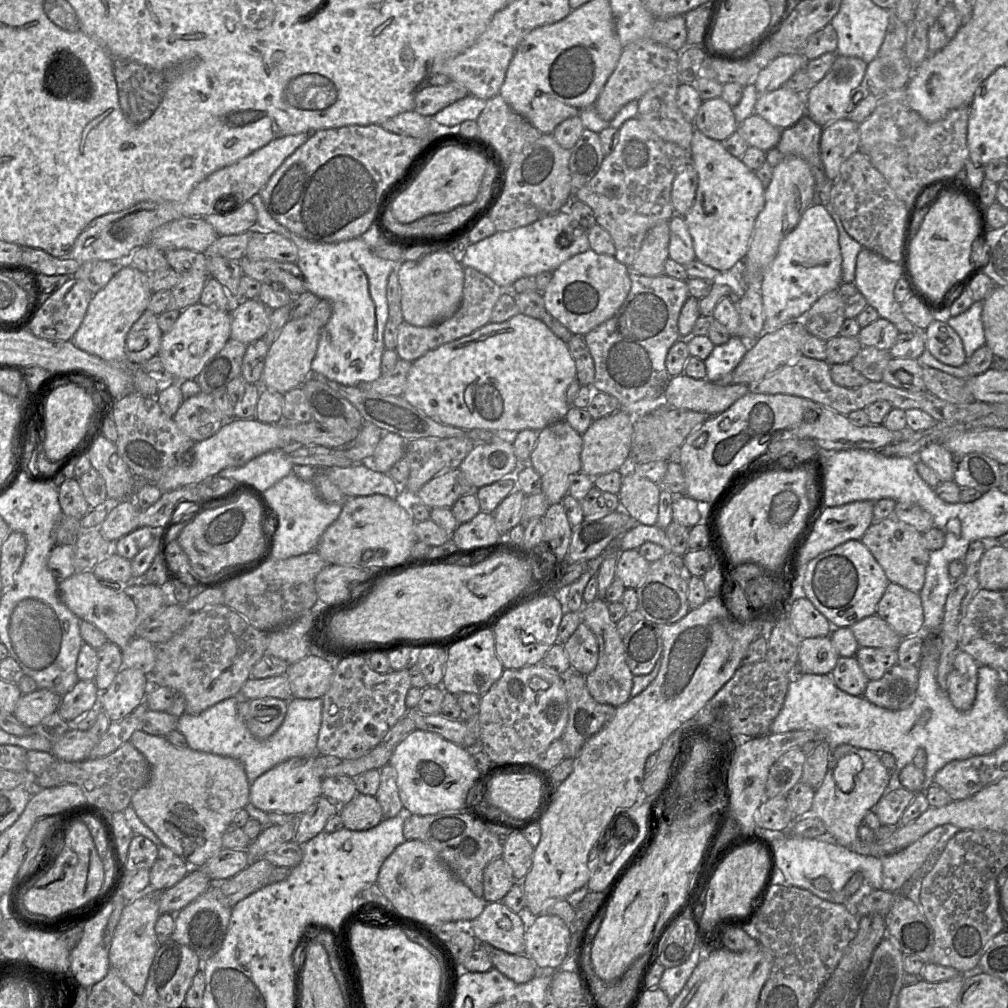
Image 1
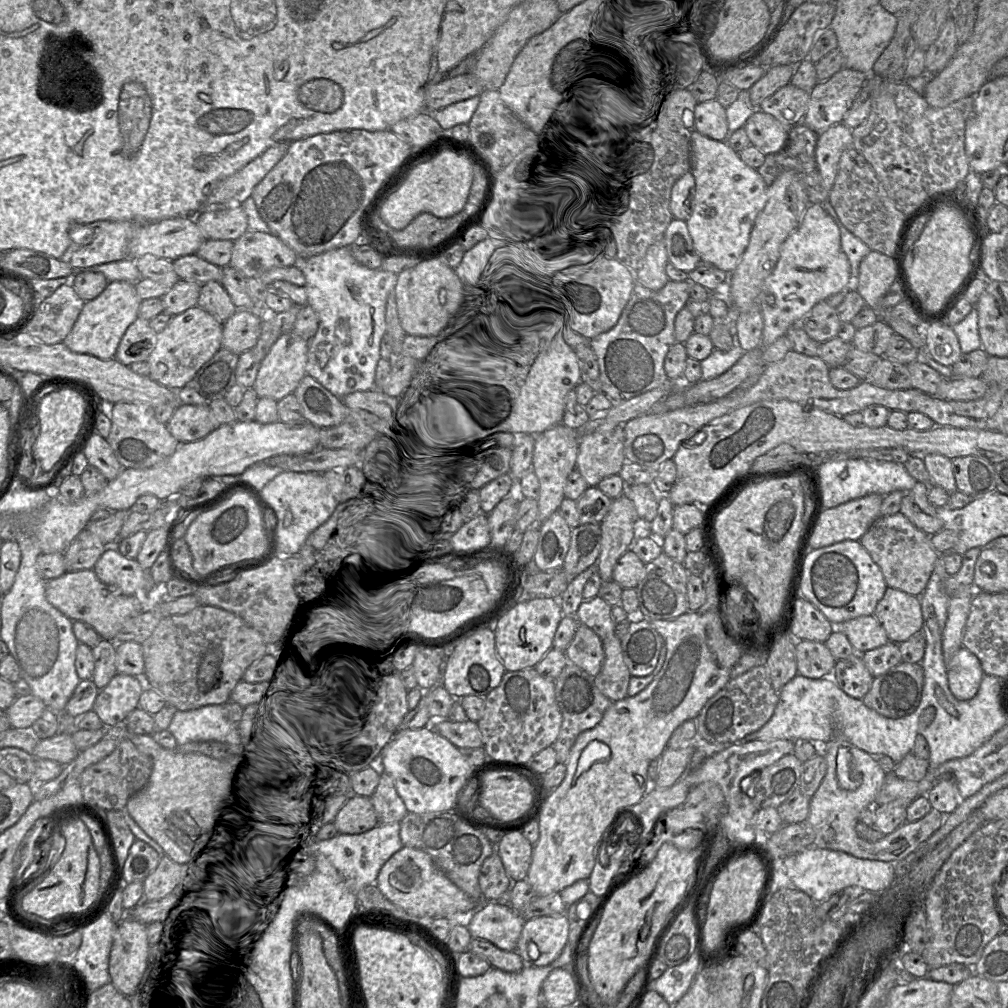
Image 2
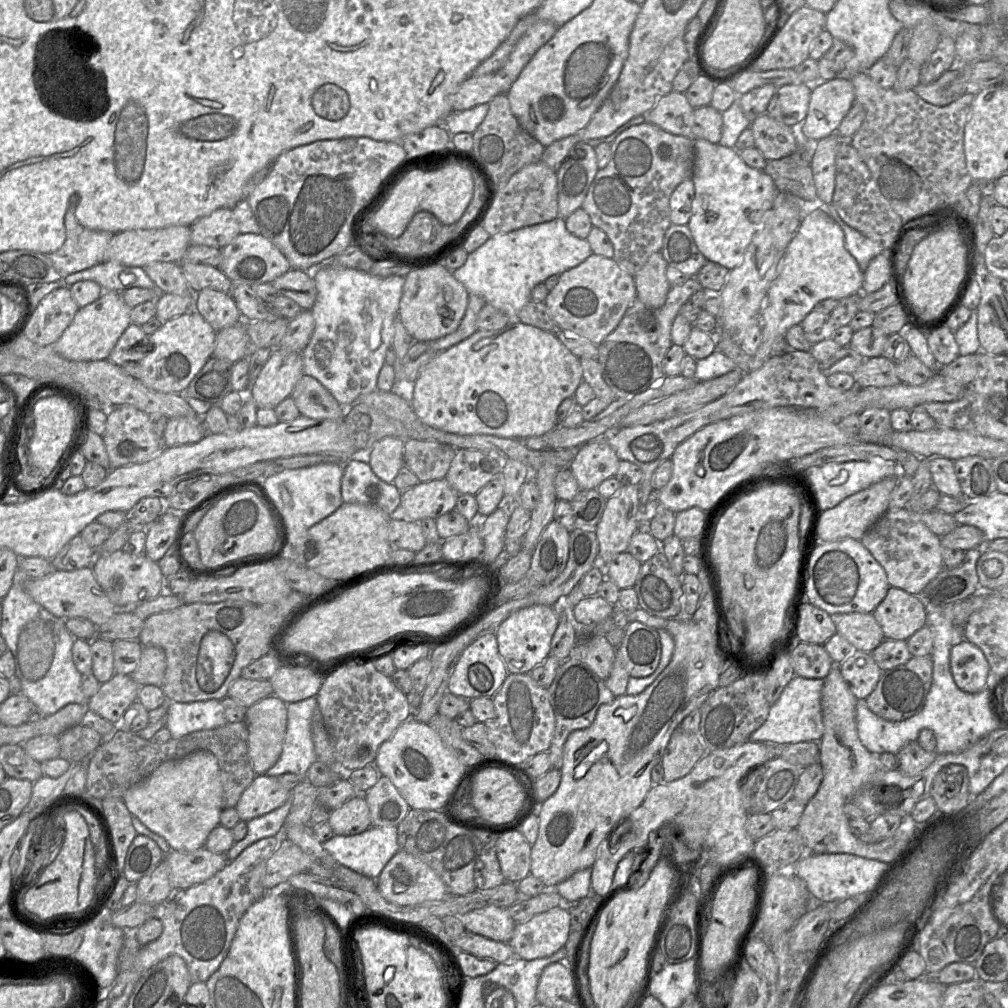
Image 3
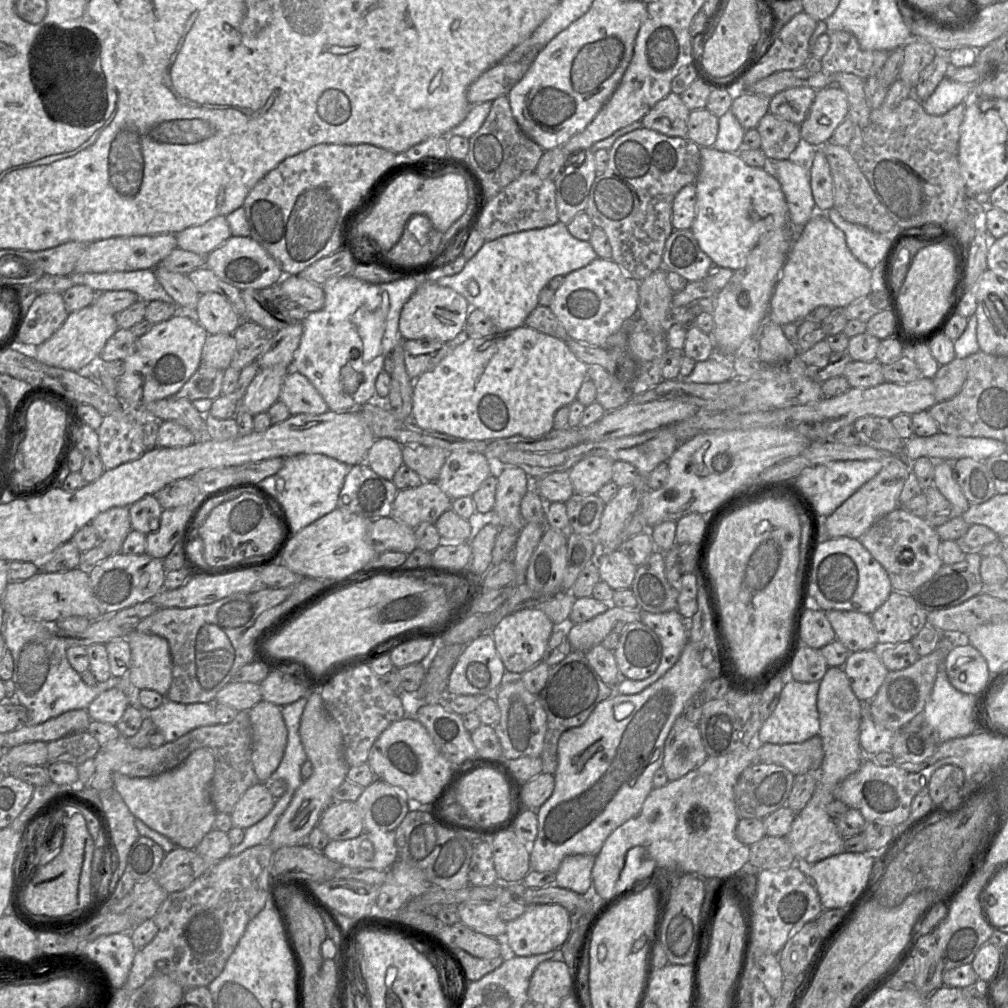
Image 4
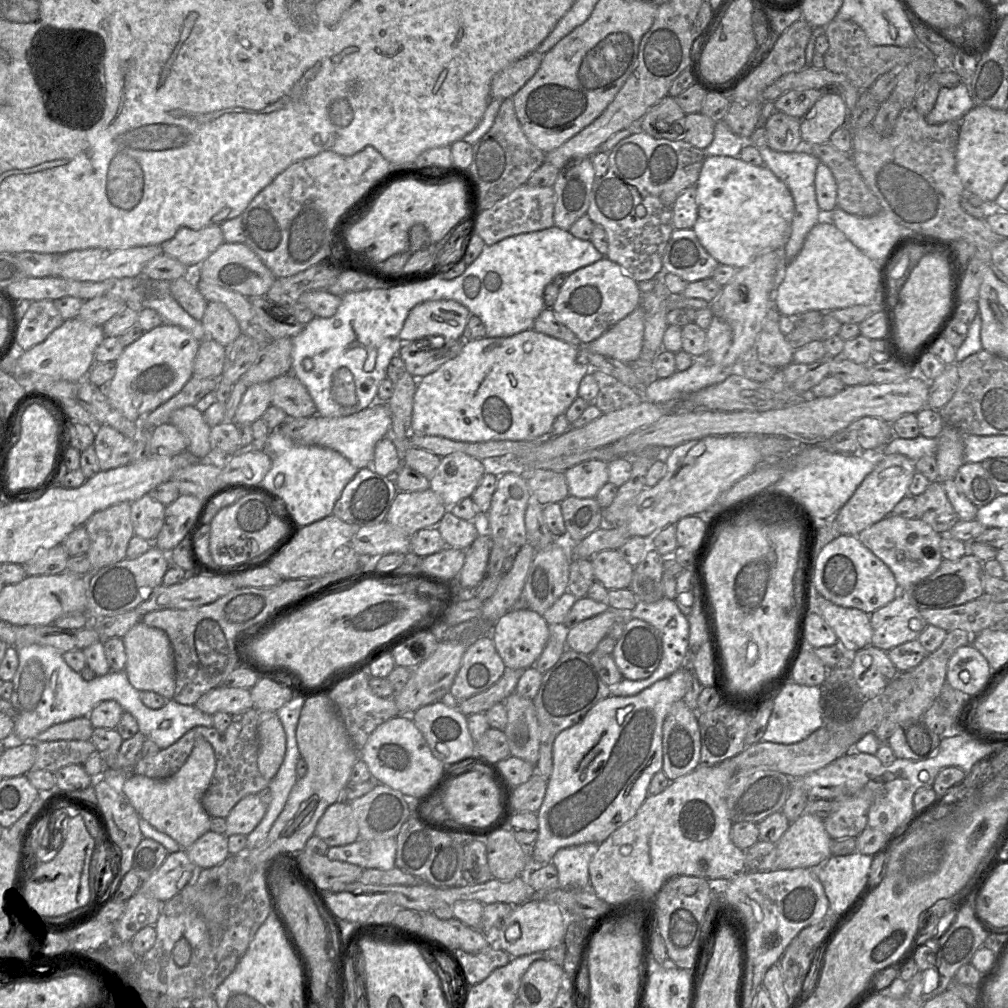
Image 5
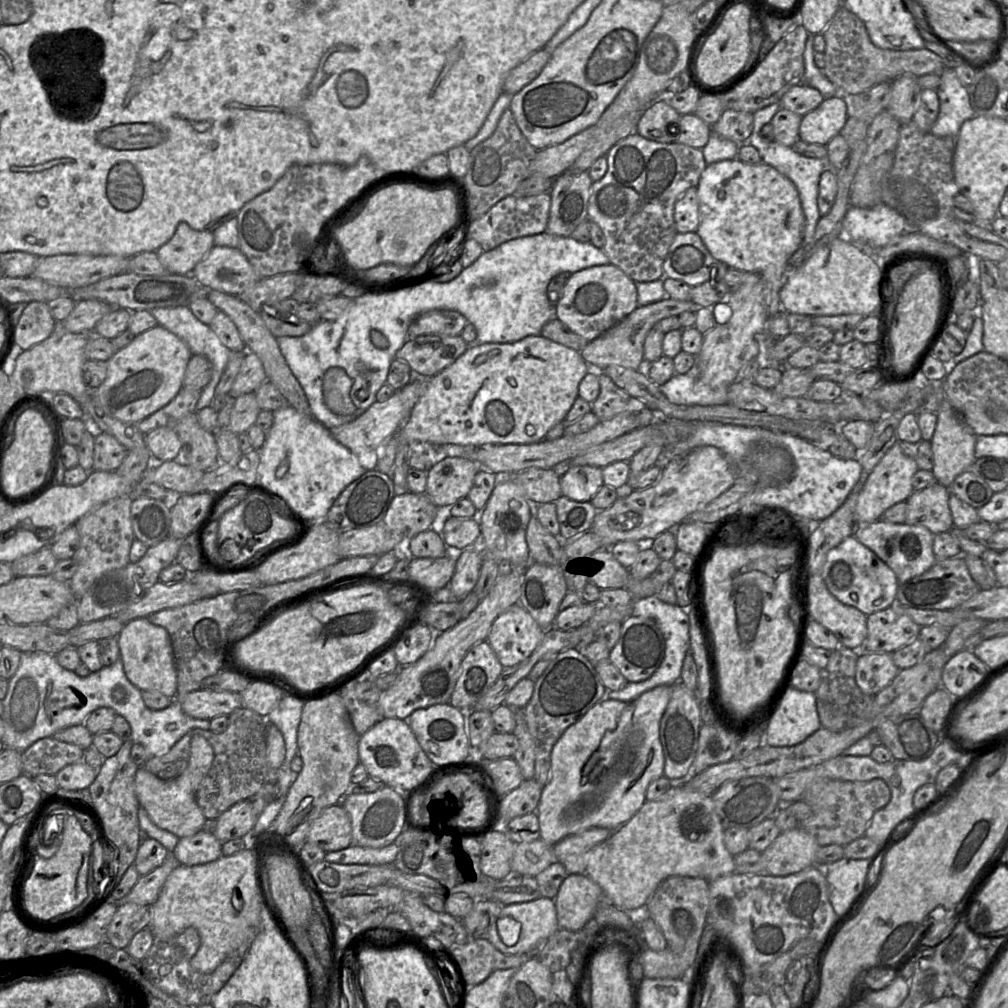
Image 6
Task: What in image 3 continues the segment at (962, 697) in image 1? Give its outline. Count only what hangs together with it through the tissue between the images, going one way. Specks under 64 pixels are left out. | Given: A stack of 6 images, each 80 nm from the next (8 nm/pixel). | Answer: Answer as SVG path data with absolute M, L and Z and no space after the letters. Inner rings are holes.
M966 639L952 646L950 670L956 686L966 693L982 691L992 679L985 655Z

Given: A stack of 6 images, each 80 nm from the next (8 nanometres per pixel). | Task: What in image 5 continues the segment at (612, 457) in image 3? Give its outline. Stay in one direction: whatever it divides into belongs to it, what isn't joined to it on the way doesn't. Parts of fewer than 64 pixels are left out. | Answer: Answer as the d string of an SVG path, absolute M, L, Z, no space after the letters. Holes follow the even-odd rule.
M590 459L582 461L564 472L570 496L595 498L598 491L609 482L608 462Z

